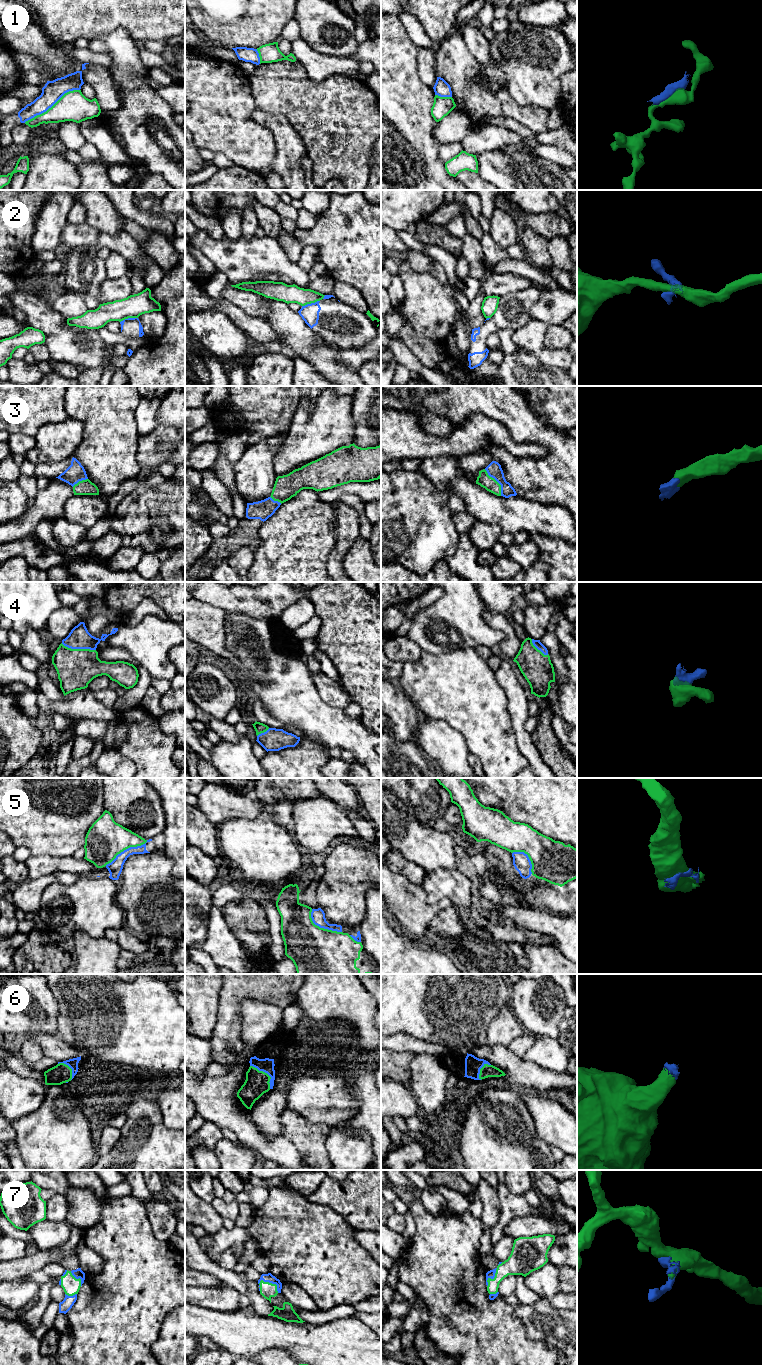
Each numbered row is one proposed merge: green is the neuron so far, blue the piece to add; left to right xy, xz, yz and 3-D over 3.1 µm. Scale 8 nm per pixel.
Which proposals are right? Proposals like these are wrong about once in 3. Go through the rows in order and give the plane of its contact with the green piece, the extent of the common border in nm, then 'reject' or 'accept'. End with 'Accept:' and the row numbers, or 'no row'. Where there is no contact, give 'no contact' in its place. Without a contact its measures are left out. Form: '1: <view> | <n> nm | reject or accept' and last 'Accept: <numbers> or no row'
1: xy | 500 nm | reject
2: xy | 150 nm | reject
3: yz | 260 nm | accept
4: xy | 280 nm | accept
5: xy | 400 nm | reject
6: xz | 260 nm | accept
7: xz | 180 nm | accept
Accept: 3, 4, 6, 7

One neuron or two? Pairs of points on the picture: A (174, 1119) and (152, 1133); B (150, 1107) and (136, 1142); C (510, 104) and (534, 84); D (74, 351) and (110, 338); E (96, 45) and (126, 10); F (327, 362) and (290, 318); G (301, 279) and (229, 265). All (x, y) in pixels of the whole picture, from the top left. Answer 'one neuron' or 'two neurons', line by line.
A: two neurons
B: one neuron
C: two neurons
D: two neurons
E: two neurons
F: one neuron
G: one neuron

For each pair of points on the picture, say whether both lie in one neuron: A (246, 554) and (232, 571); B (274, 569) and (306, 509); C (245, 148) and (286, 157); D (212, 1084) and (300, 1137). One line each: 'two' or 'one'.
A: one
B: one
C: two
D: two

